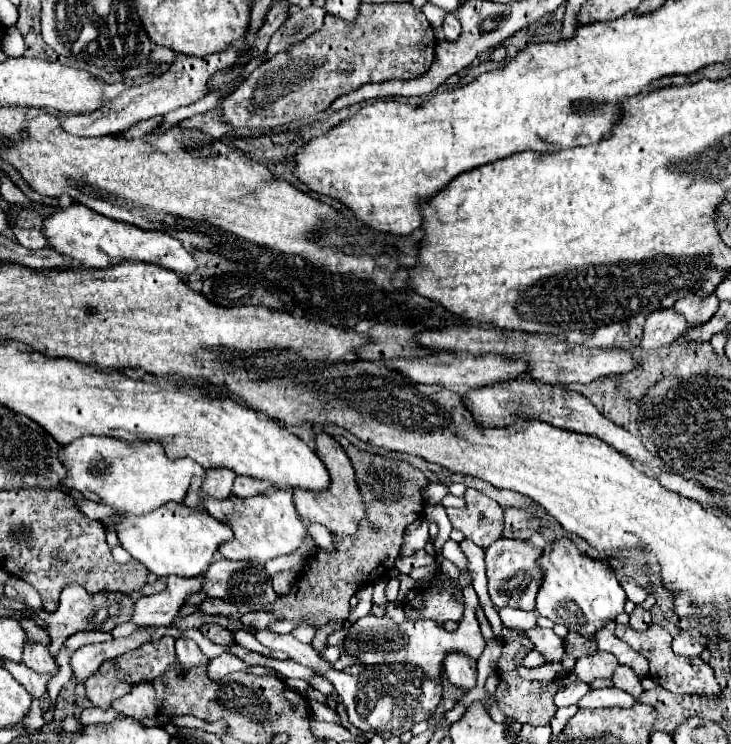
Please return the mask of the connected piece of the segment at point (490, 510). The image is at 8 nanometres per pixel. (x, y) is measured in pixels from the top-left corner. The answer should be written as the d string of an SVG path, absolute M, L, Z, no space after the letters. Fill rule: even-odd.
M468 488L464 494L466 508L448 508L448 518L456 530L460 530L468 540L486 548L500 538L504 528L504 510L498 502L486 494Z

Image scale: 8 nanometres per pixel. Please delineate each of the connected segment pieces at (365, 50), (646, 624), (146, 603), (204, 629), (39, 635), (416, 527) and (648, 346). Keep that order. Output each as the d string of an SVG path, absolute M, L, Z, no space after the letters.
M408 2L362 4L354 26L326 14L320 30L260 64L238 90L228 94L220 104L220 114L232 130L282 126L326 110L338 96L362 84L392 80L392 66L402 66L398 70L400 80L422 76L432 64L434 48L432 26Z
M636 606L636 610L630 614L630 626L638 632L642 630L648 630L652 626L652 618L650 618L650 612L642 610L642 606Z
M168 576L166 590L154 596L142 596L134 602L134 610L130 622L138 628L142 626L170 626L176 618L178 610L184 606L186 596L192 592L200 592L202 576L198 578L178 578Z
M204 624L200 626L200 632L215 644L226 646L233 644L233 632L218 624Z
M27 618L19 620L25 633L30 636L35 642L42 642L46 645L50 644L50 637L46 630L38 627L34 622Z
M418 519L410 524L404 532L404 546L402 546L402 556L408 552L422 550L424 544L429 541L429 523L426 519Z
M670 310L652 312L644 324L644 336L640 342L640 350L658 350L676 342L686 330L686 320L682 314Z

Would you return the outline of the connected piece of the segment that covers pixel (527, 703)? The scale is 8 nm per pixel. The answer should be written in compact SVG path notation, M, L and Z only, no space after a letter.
M524 636L524 638L518 638L514 640L512 644L506 644L504 646L504 652L502 652L502 658L498 662L498 674L506 680L508 684L508 694L504 698L498 700L498 708L500 712L504 712L508 718L514 718L522 724L534 724L534 726L540 726L540 724L550 724L554 712L556 712L556 706L554 706L554 694L556 694L556 688L554 686L548 686L544 692L540 692L540 688L544 684L540 682L528 682L528 680L522 680L518 674L516 674L516 668L520 664L514 664L514 656L520 648L532 648L532 642Z

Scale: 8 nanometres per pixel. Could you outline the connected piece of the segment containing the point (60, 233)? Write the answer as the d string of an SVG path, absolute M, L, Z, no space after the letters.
M78 202L60 210L58 214L44 218L42 232L48 238L50 246L54 246L54 250L68 254L70 258L90 268L106 268L106 266L116 266L122 260L134 260L134 262L146 262L146 264L168 268L178 276L188 276L198 270L196 260L182 246L178 238L172 238L166 232L138 230L136 226L102 218L102 214L94 214L94 210Z

